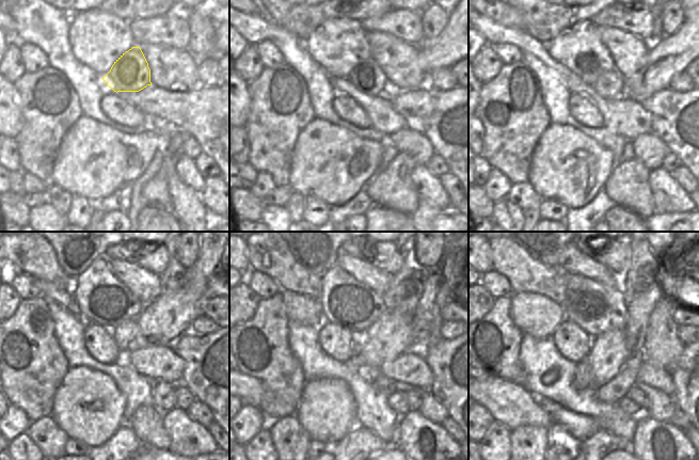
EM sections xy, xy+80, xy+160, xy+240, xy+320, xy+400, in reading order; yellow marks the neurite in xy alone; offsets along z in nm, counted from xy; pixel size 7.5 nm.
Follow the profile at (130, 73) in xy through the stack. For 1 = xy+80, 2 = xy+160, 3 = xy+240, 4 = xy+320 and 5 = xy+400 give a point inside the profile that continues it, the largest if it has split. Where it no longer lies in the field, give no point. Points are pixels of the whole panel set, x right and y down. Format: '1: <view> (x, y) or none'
1: xy+80 (368, 77)
2: xy+160 (609, 84)
3: xy+240 (124, 334)
4: xy+320 (360, 337)
5: xy+400 (583, 379)

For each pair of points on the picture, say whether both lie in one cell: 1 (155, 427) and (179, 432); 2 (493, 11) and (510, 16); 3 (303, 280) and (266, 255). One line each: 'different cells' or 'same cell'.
1: different cells
2: same cell
3: same cell

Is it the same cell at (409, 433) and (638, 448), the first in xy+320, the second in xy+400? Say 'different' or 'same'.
same

